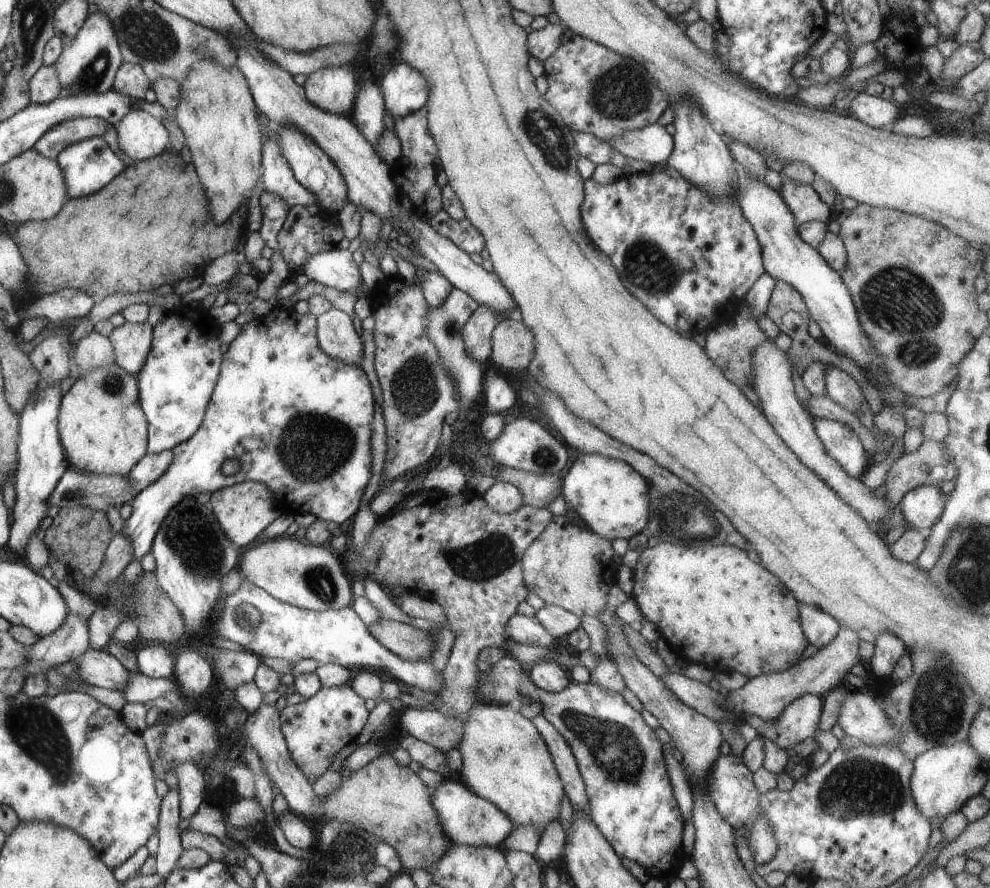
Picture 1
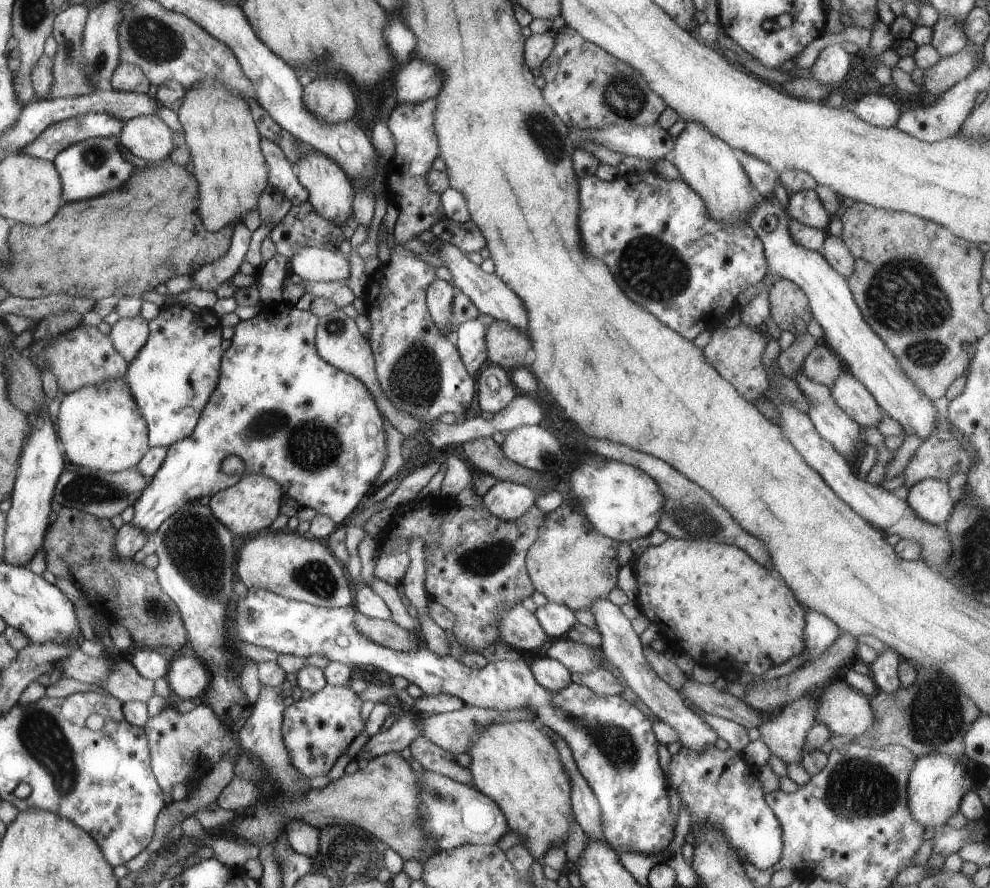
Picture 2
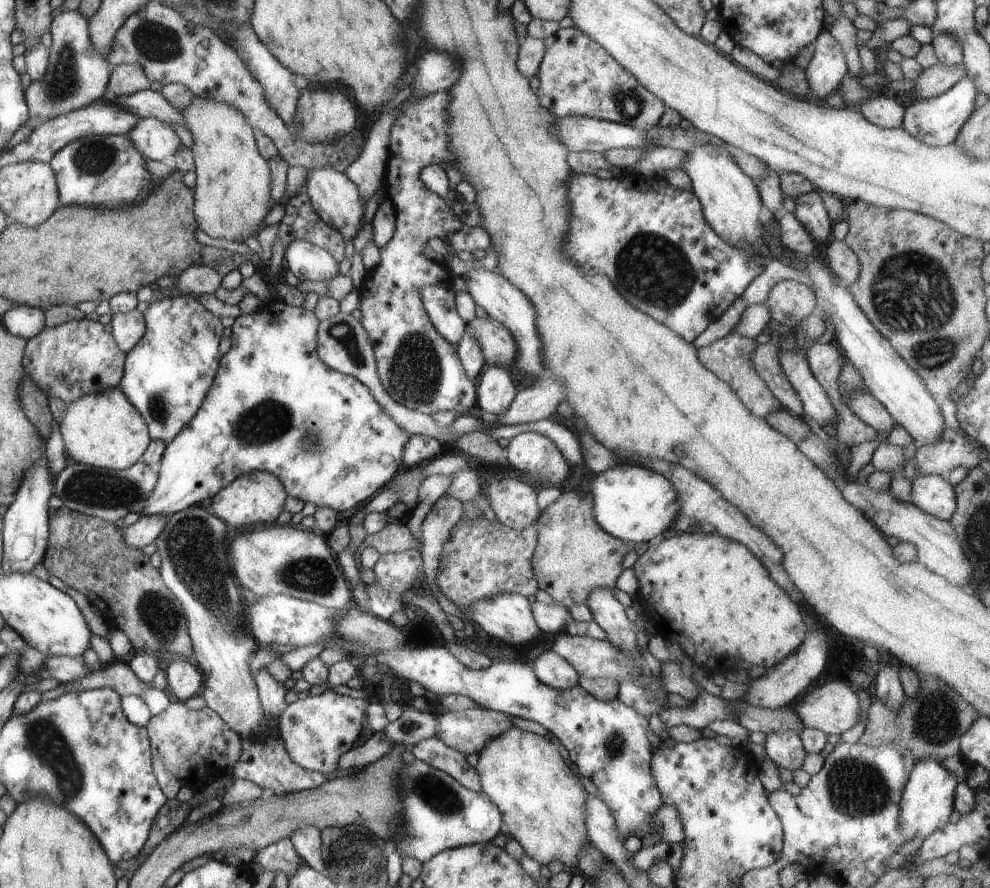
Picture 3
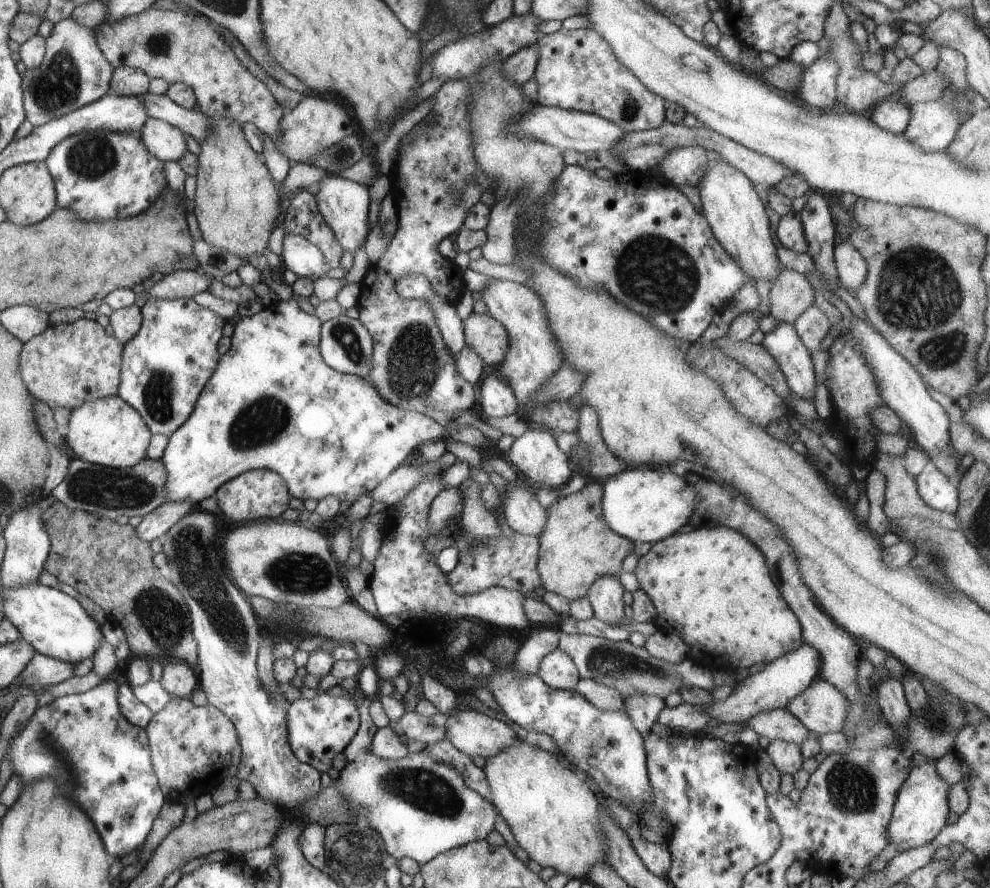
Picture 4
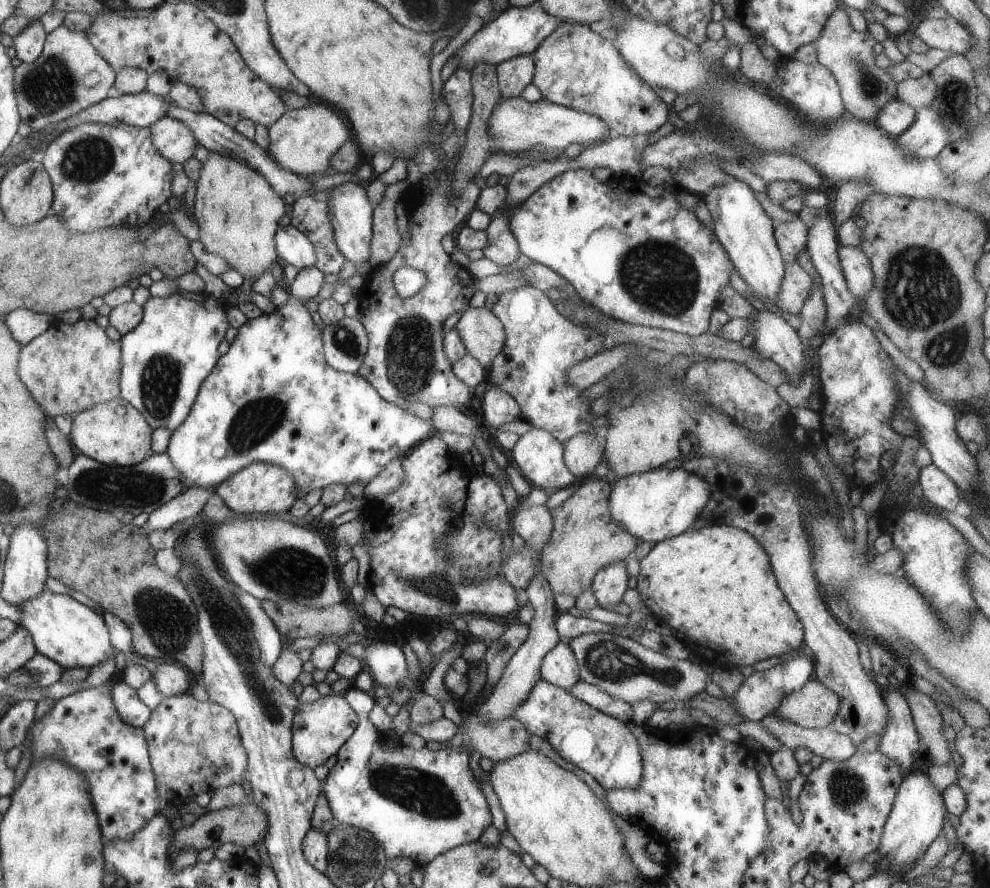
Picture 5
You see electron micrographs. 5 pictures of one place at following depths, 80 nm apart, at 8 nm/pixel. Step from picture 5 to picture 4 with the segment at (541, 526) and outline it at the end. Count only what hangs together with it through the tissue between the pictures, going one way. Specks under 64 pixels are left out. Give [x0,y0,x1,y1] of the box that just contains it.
[498,480,547,538]

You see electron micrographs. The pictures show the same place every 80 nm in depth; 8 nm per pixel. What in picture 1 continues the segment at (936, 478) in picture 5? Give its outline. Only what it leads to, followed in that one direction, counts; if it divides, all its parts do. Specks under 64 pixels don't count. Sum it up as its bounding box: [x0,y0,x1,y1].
[898,485,948,529]

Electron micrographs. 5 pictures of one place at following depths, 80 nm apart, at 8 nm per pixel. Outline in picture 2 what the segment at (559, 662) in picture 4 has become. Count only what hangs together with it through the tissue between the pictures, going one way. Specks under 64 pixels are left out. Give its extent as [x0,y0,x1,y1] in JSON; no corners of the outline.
[530,654,573,692]

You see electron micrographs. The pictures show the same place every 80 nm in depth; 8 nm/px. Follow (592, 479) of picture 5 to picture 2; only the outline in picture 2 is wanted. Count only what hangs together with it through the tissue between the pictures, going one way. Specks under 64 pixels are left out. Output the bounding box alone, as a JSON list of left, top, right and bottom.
[526,501,621,611]

